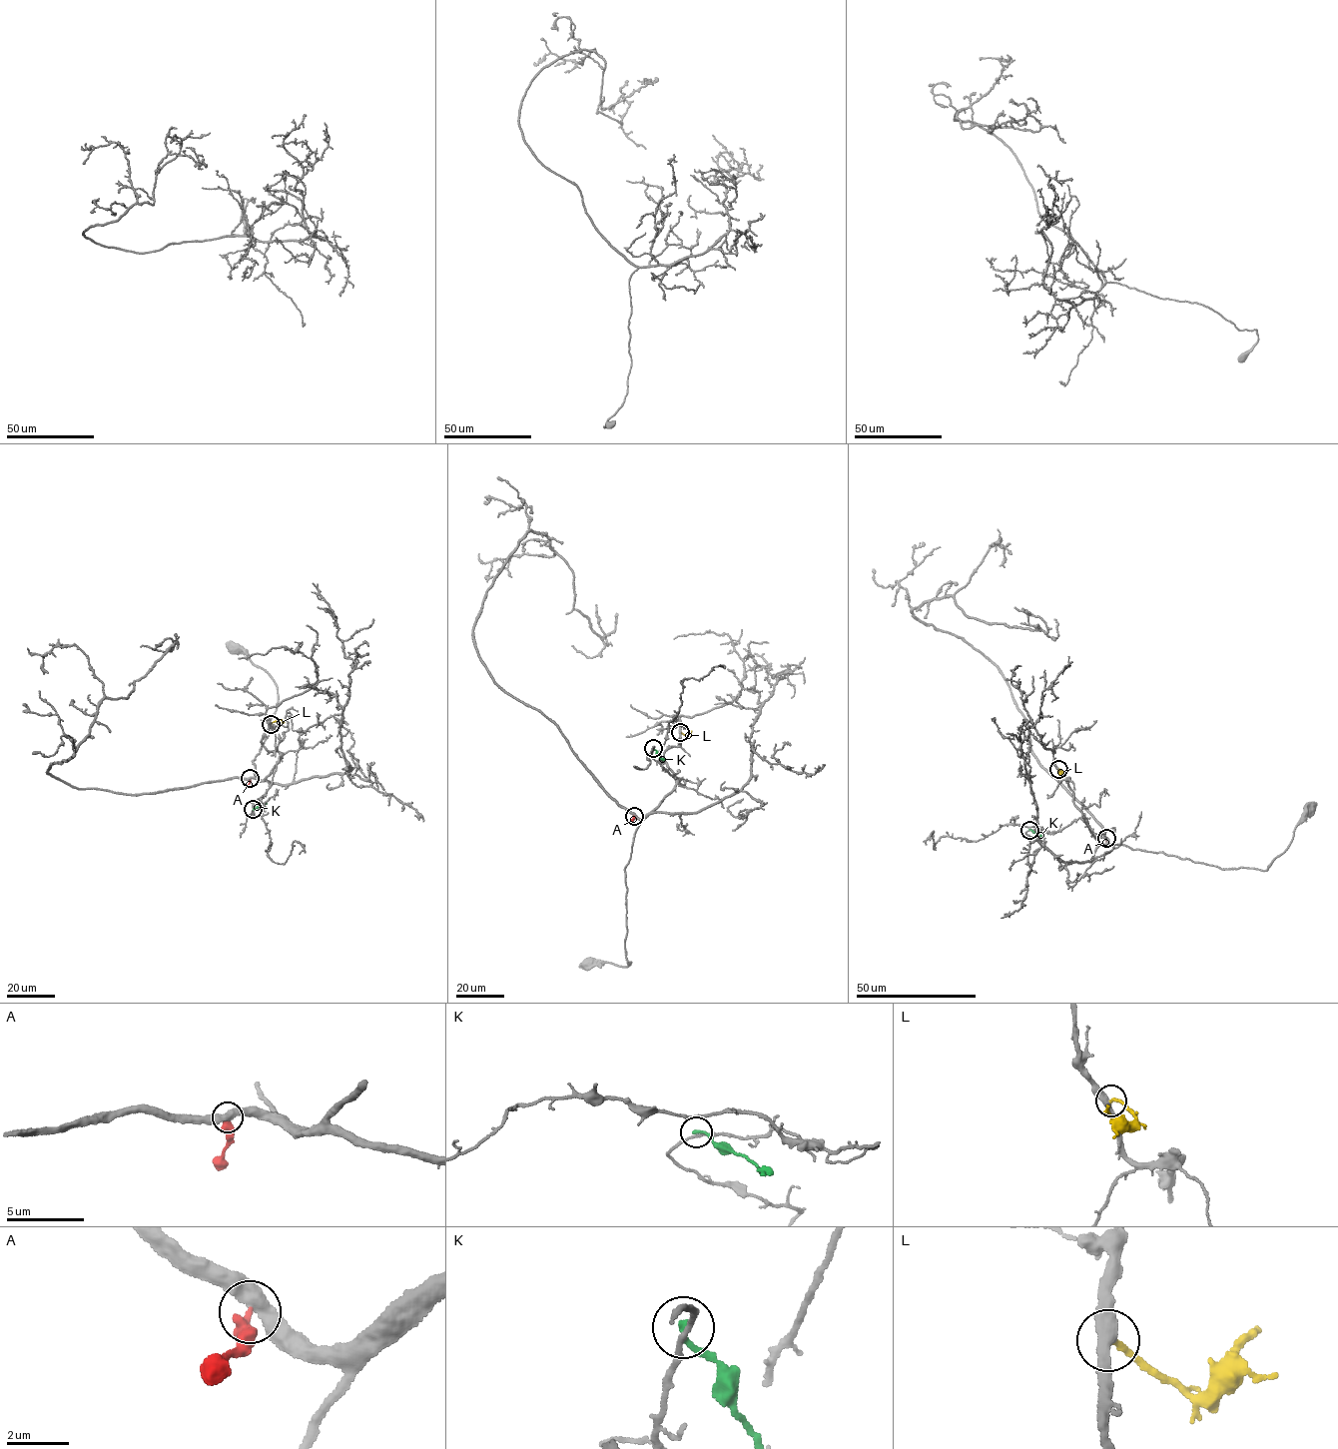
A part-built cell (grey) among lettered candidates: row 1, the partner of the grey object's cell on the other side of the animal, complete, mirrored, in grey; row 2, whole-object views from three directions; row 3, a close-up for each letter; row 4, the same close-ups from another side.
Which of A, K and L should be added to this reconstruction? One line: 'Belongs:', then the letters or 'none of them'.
Belongs: L

